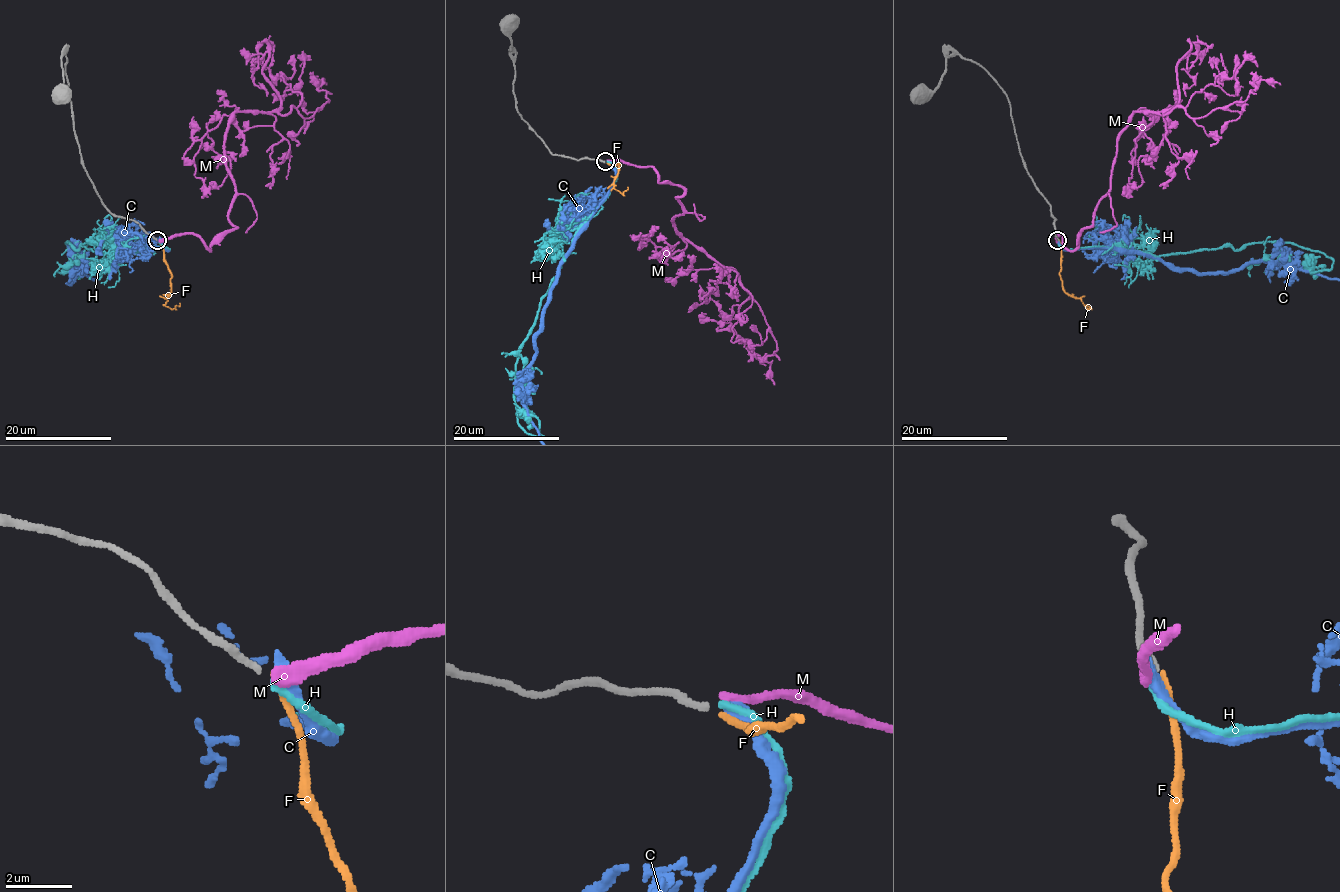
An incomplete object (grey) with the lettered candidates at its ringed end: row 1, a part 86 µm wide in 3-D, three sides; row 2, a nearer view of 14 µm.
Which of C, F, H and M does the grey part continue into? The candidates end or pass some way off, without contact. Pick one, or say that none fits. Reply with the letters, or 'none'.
H

